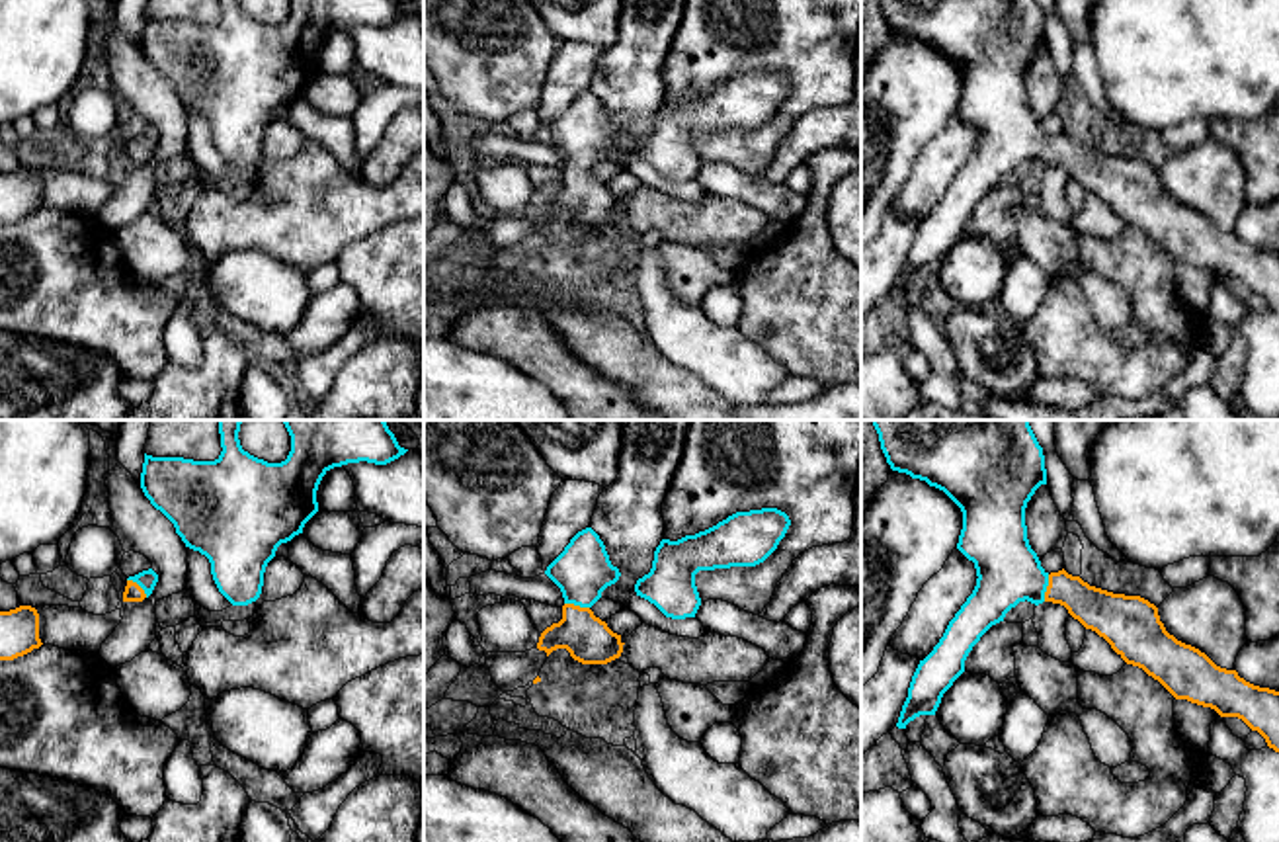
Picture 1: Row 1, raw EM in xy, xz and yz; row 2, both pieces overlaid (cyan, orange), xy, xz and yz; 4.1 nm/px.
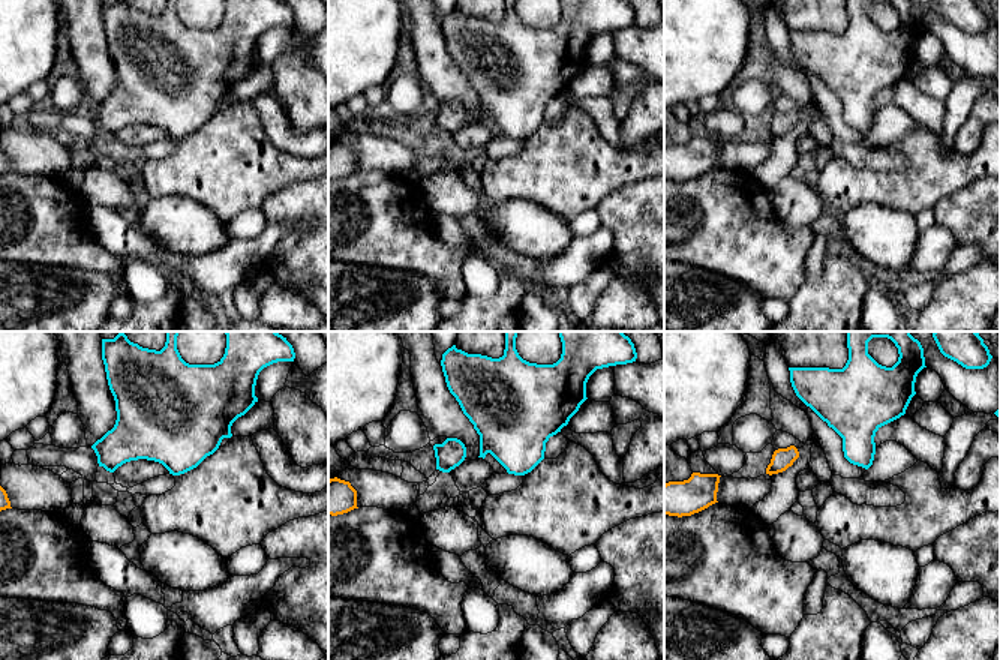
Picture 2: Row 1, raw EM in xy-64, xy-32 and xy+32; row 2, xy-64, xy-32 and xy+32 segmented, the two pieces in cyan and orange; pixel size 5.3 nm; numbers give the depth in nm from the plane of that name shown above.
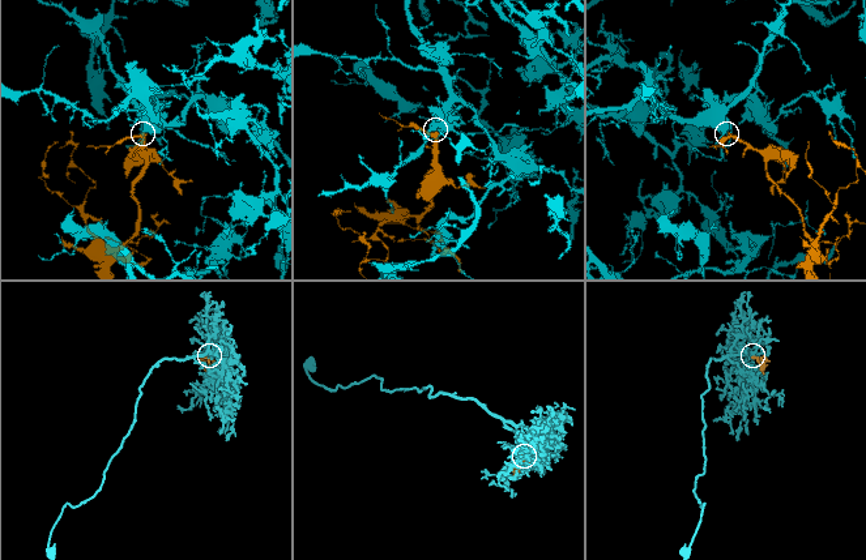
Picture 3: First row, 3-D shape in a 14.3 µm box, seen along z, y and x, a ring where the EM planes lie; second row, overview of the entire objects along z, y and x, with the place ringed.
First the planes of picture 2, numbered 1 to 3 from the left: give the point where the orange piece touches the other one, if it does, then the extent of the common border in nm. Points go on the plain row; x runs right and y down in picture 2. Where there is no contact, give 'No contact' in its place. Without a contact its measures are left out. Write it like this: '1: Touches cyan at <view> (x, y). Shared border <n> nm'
1: No contact
2: No contact
3: No contact

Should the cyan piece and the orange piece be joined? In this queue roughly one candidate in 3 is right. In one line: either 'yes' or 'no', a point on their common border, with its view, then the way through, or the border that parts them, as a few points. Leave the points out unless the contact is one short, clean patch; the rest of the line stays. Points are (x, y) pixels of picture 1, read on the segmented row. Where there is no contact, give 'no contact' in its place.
yes | yz (1045, 589) | across yz (1008, 569), (1045, 589), (1071, 590), (1098, 610)

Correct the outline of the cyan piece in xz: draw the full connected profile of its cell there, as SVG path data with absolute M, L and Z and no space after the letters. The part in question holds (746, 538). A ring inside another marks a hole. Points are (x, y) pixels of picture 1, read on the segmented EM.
M762 508L750 512L736 512L717 526L685 535L678 541L662 539L654 551L652 568L637 580L637 596L654 604L666 617L685 619L695 617L701 598L695 586L699 570L730 568L730 567L756 567L763 563L785 537L791 520L777 508Z

